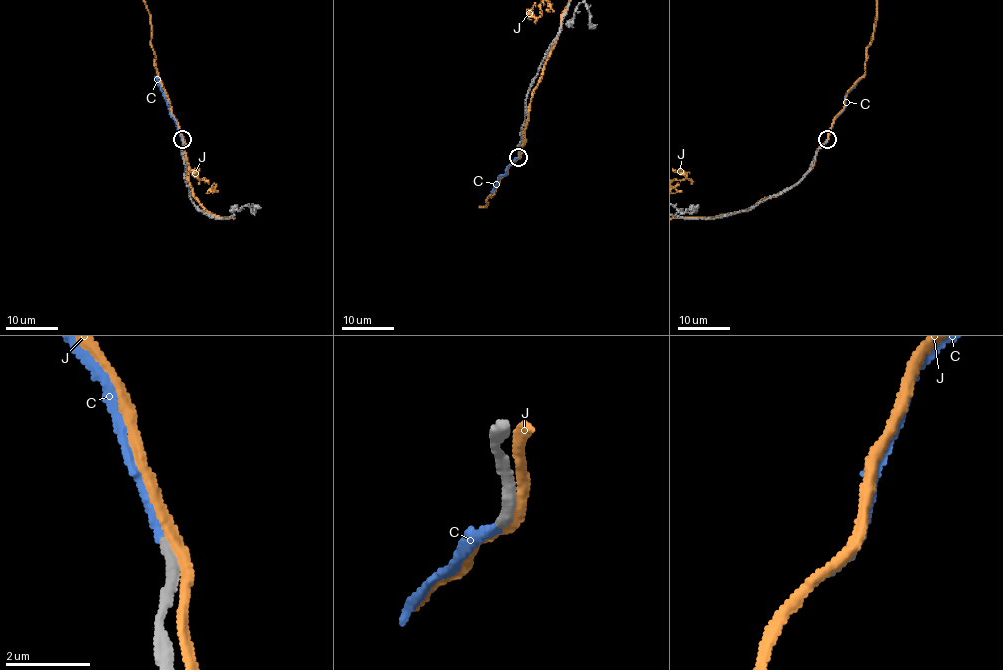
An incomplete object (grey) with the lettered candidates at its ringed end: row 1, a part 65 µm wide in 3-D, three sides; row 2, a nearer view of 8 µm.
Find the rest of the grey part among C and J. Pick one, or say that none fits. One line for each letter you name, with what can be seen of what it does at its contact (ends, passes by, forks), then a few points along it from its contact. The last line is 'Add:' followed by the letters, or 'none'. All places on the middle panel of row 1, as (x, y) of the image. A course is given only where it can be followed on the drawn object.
C: it ends; course (518, 157), (491, 193)
Add: C

